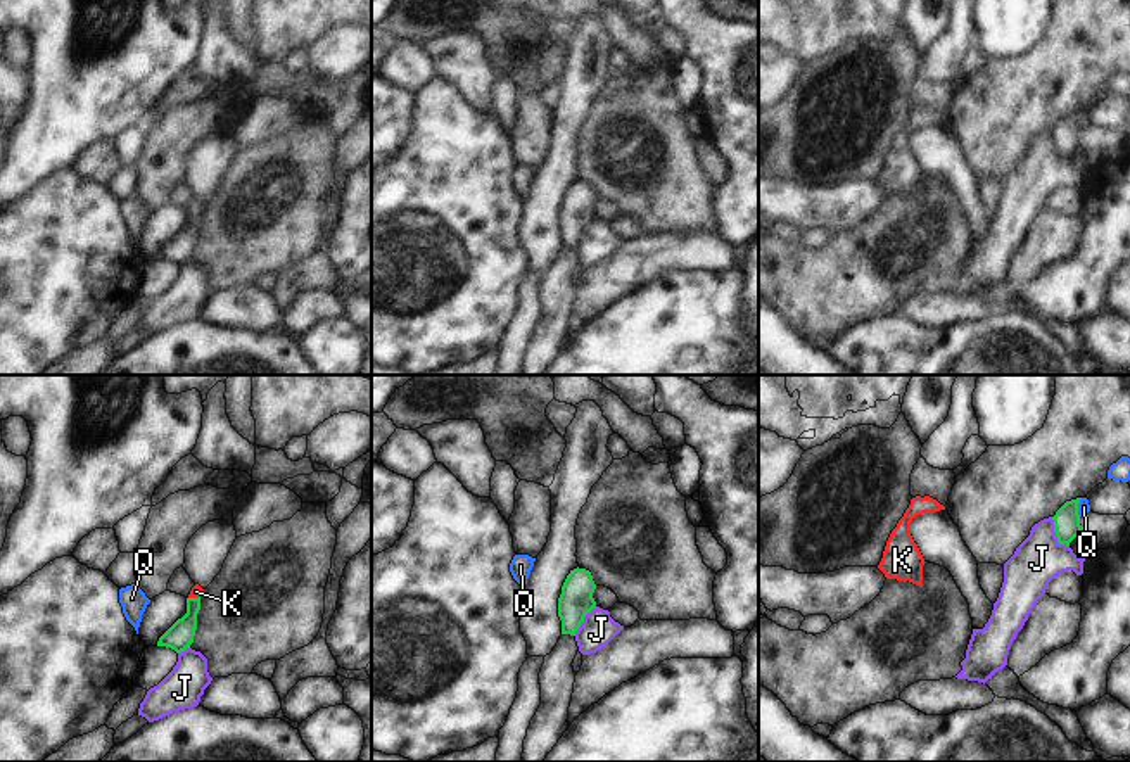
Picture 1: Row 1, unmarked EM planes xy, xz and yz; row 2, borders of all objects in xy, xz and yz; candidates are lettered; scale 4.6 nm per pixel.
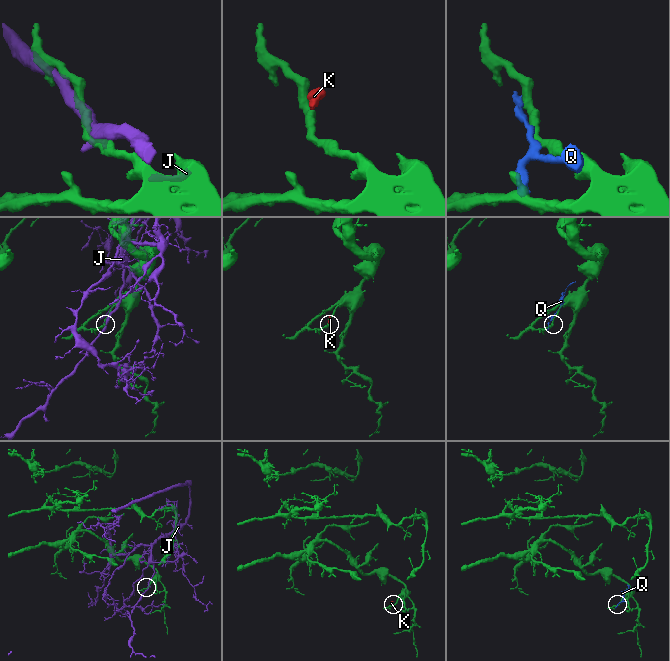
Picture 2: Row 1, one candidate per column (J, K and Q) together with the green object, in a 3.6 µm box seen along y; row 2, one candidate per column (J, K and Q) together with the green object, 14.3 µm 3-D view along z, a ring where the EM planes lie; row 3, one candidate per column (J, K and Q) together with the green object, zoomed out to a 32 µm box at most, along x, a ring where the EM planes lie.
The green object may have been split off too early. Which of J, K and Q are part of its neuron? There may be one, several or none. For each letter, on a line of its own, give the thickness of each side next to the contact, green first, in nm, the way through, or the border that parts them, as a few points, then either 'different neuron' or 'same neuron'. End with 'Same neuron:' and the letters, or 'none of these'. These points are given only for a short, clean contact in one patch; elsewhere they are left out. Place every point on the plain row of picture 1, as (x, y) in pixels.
J: 130/220 nm | different neuron
K: 120/50 nm | across xy (180, 247), (190, 230), (194, 211), (196, 204) | same neuron
Q: 130/60 nm | different neuron
Same neuron: K

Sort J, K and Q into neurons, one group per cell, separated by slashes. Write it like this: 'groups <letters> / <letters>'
groups J / K / Q

